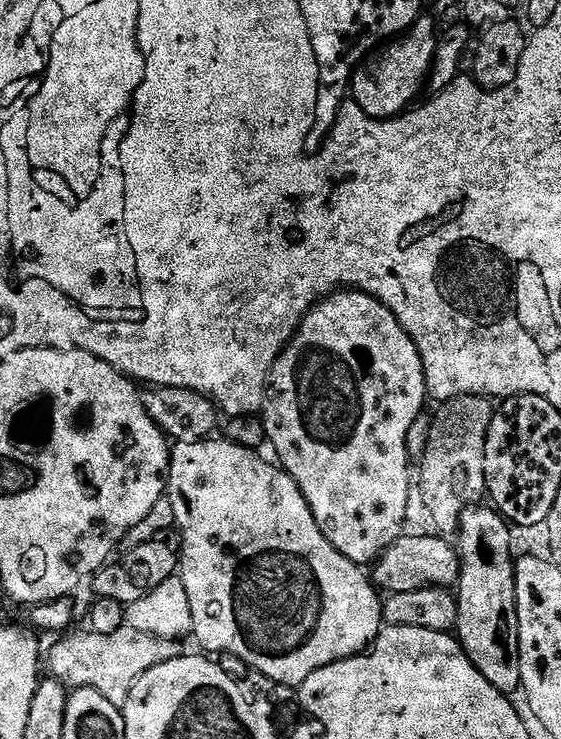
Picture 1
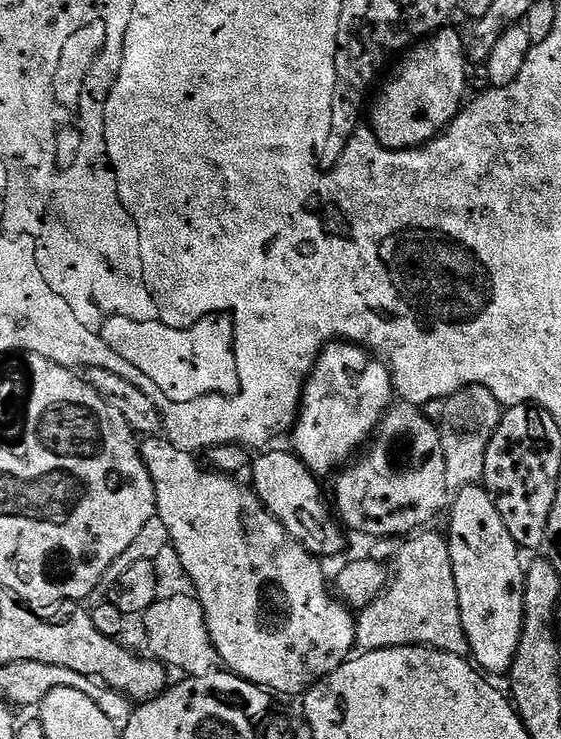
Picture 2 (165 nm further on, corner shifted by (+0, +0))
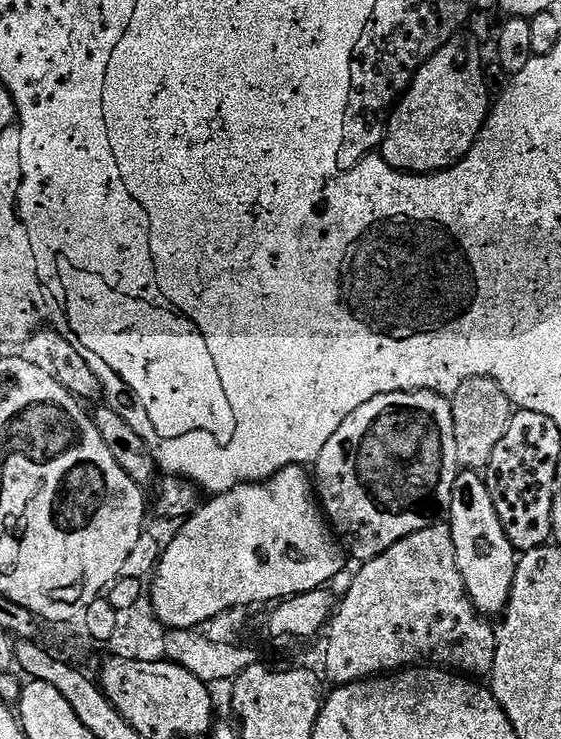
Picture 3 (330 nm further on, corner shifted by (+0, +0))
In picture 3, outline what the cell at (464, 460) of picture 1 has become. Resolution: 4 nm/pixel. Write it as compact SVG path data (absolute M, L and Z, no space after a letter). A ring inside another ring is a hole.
M475 376L466 381L457 392L452 393L454 414L454 442L458 442L458 458L464 470L487 469L490 458L502 442L502 434L510 426L514 415L514 402L504 393L504 385L488 376Z

